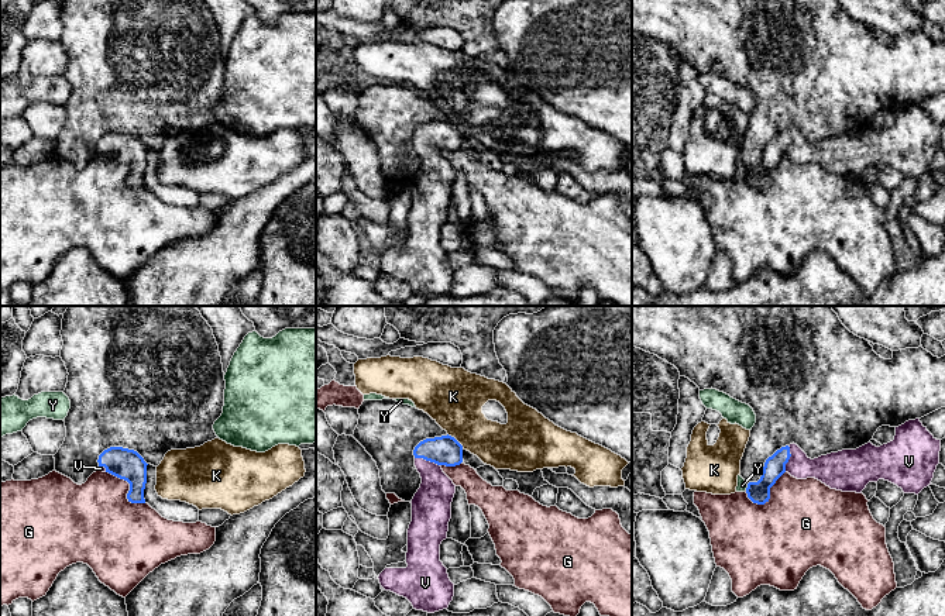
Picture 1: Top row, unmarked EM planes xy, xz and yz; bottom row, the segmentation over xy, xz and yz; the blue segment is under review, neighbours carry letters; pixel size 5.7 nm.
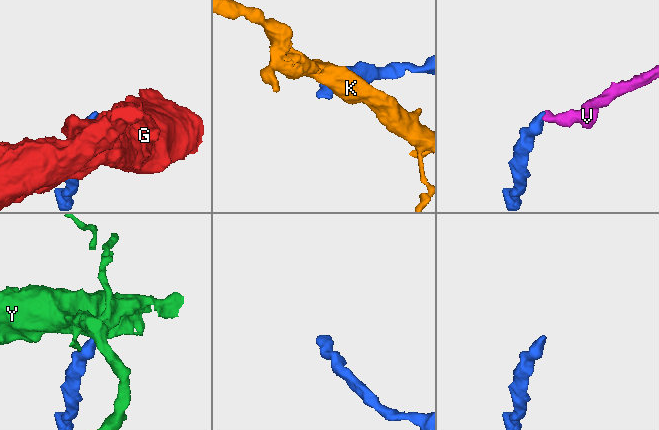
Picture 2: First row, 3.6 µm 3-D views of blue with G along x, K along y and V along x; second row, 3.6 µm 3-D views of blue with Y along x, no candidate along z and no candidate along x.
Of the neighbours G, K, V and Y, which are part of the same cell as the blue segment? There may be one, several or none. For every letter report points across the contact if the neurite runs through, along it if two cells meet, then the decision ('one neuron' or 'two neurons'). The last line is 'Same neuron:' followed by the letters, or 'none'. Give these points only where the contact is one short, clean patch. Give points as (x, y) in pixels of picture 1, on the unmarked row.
G: two neurons
K: border xz (447, 117), (463, 131); two neurons
V: way yz (775, 151), (789, 143), (800, 151), (831, 154); one neuron
Y: border yz (748, 168), (745, 174); two neurons
Same neuron: V

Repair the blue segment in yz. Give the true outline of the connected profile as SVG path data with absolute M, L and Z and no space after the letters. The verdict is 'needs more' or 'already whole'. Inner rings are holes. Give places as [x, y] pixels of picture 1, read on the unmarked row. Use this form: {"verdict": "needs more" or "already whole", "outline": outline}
{"verdict": "needs more", "outline": "M920 103L896 111L894 124L880 131L867 127L856 134L842 134L808 142L797 130L777 134L764 147L757 166L749 166L748 182L757 189L770 183L770 172L788 156L797 164L815 162L831 173L862 178L869 166L889 165L904 178L918 179L931 169L939 148L941 124Z"}

